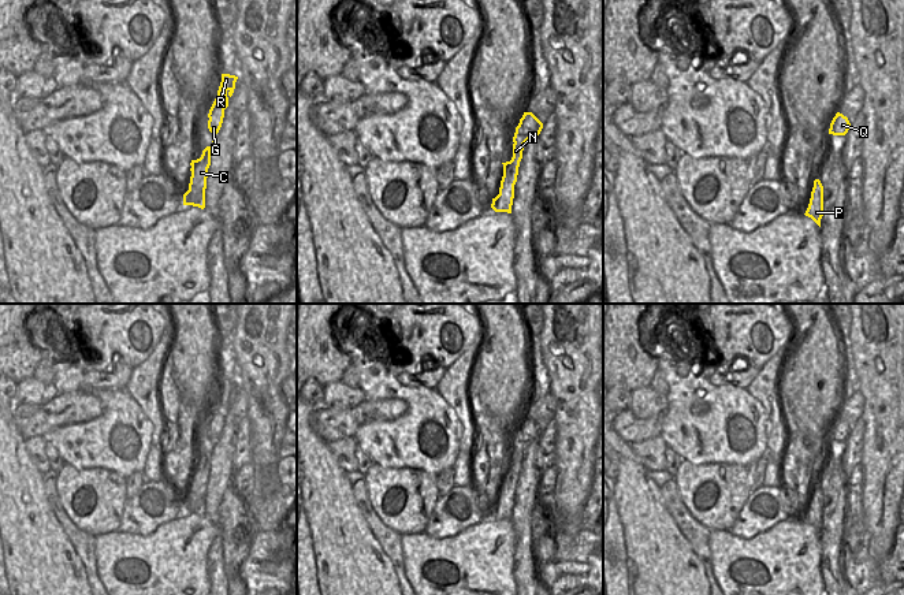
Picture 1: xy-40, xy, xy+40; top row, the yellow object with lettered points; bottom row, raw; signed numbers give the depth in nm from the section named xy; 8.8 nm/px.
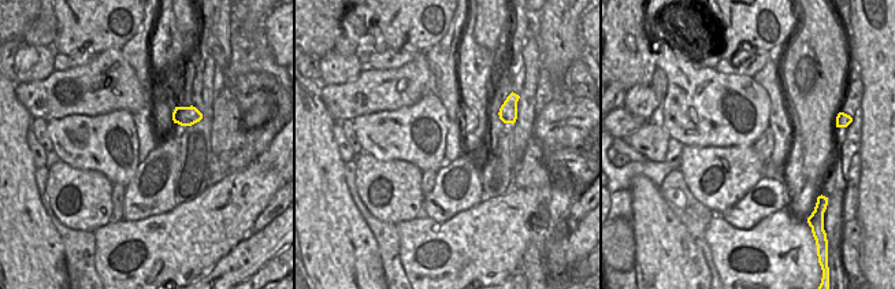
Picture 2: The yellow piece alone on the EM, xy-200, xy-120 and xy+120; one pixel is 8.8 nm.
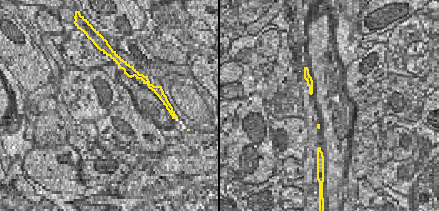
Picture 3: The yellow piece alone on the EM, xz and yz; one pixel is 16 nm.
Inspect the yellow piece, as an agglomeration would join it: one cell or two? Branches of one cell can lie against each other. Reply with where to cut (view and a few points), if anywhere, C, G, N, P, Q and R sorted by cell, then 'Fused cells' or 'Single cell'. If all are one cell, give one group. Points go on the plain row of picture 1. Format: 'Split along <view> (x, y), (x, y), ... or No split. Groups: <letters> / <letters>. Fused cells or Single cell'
Split along xy (519, 431), (529, 443). Groups: C N P / G Q R. Fused cells.

